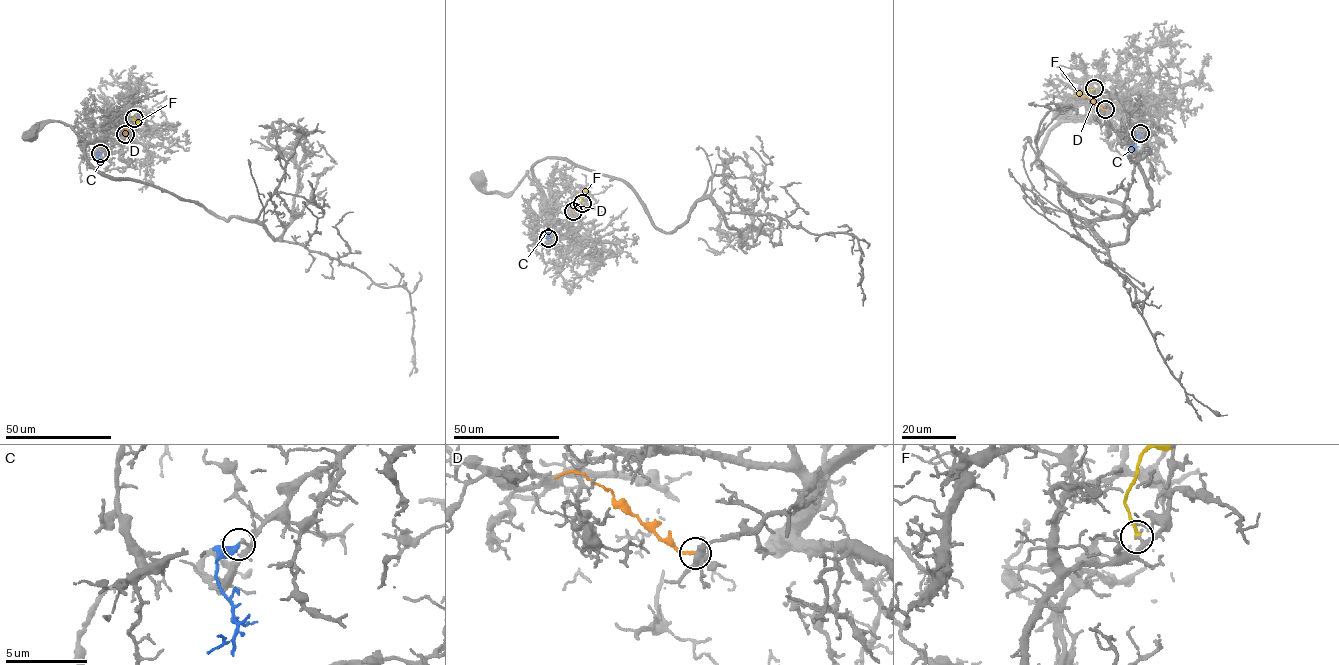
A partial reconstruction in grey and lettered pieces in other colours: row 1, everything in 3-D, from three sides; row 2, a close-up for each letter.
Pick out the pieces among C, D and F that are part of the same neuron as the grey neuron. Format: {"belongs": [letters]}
{"belongs": ["C"]}

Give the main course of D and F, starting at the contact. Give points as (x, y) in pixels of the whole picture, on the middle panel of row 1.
D: (573, 211), (576, 193)
F: (582, 203), (582, 192), (588, 186)

